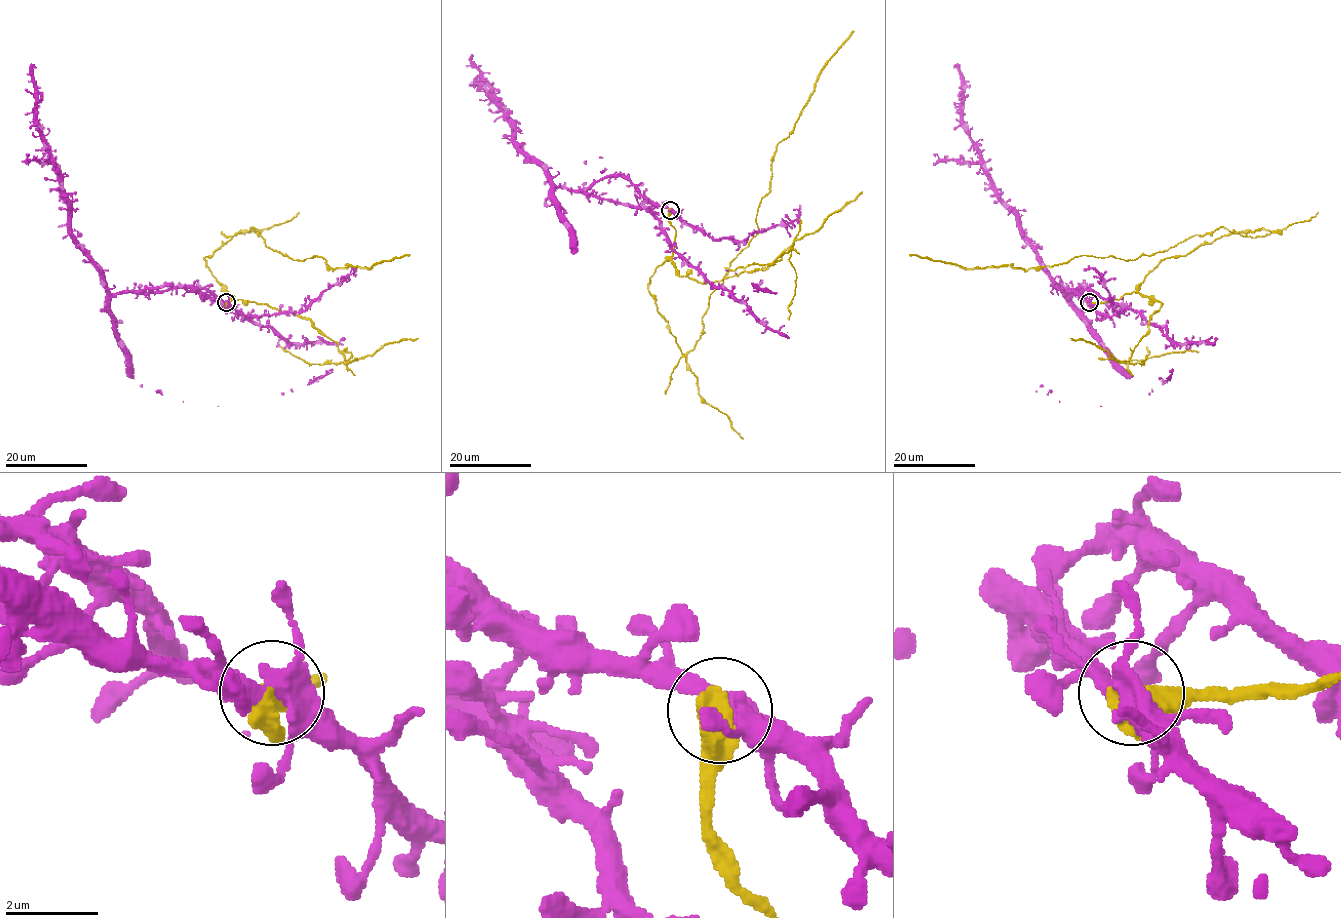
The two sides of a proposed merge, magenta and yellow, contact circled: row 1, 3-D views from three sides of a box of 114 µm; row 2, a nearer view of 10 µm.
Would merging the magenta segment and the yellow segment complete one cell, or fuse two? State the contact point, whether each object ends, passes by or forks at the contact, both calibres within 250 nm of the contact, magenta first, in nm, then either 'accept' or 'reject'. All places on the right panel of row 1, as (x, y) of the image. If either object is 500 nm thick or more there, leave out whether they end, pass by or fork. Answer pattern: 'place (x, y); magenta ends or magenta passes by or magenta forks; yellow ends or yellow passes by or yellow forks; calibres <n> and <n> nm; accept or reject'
place (1089, 302); calibres 360 and 700 nm; reject

